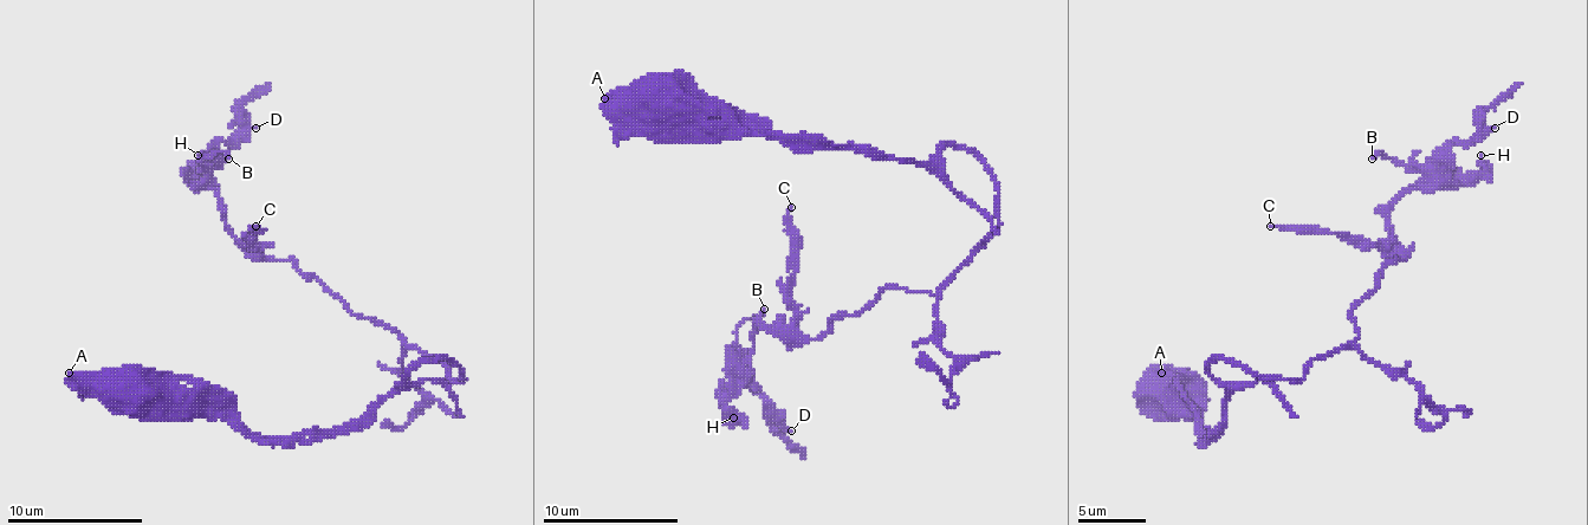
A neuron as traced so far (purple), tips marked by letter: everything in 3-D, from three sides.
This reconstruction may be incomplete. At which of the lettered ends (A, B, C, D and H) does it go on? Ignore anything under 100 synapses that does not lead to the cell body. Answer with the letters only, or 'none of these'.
none of these

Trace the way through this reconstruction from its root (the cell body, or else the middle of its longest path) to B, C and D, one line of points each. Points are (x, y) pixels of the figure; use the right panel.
B: (1165, 389), (1212, 436), (1212, 362), (1301, 380), (1359, 335), (1402, 260), (1389, 209), (1430, 186), (1372, 159)
C: (1165, 389), (1212, 436), (1212, 362), (1301, 380), (1359, 335), (1352, 311), (1402, 260), (1270, 226)
D: (1165, 389), (1212, 436), (1212, 362), (1301, 380), (1345, 349), (1352, 311), (1402, 260), (1389, 209), (1495, 128)

